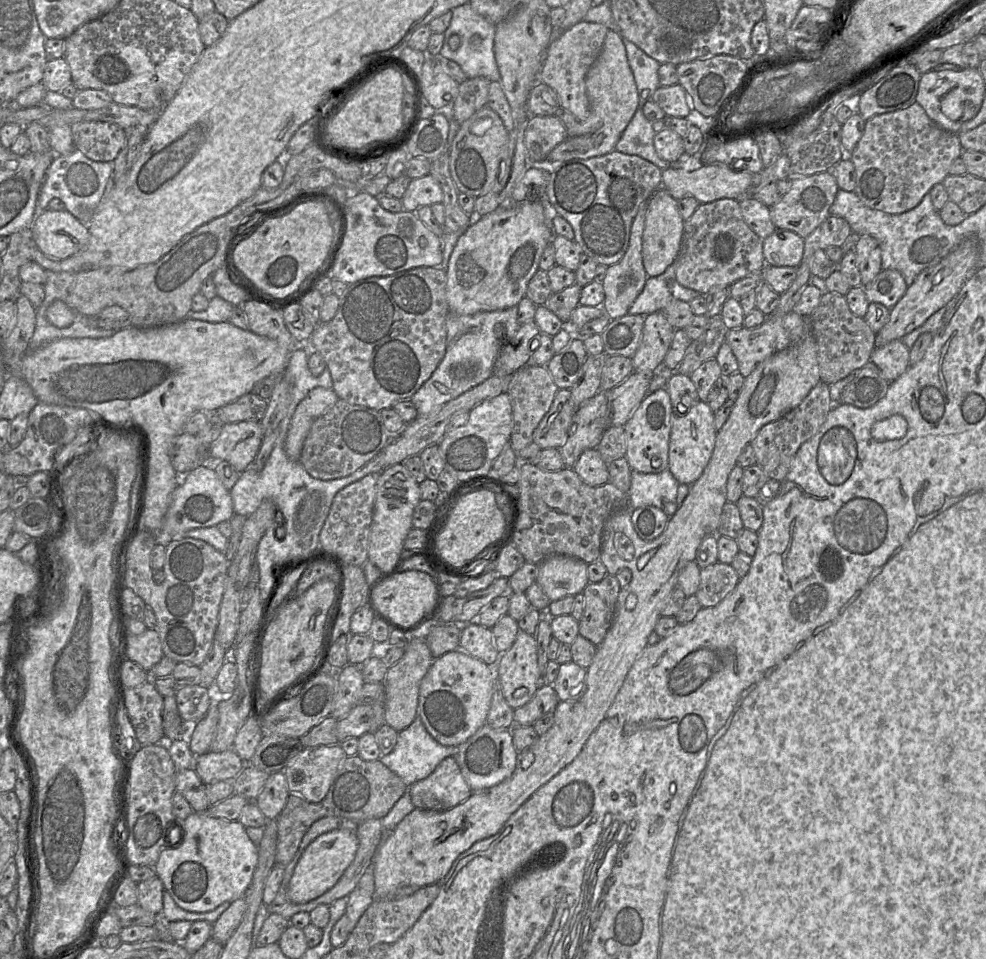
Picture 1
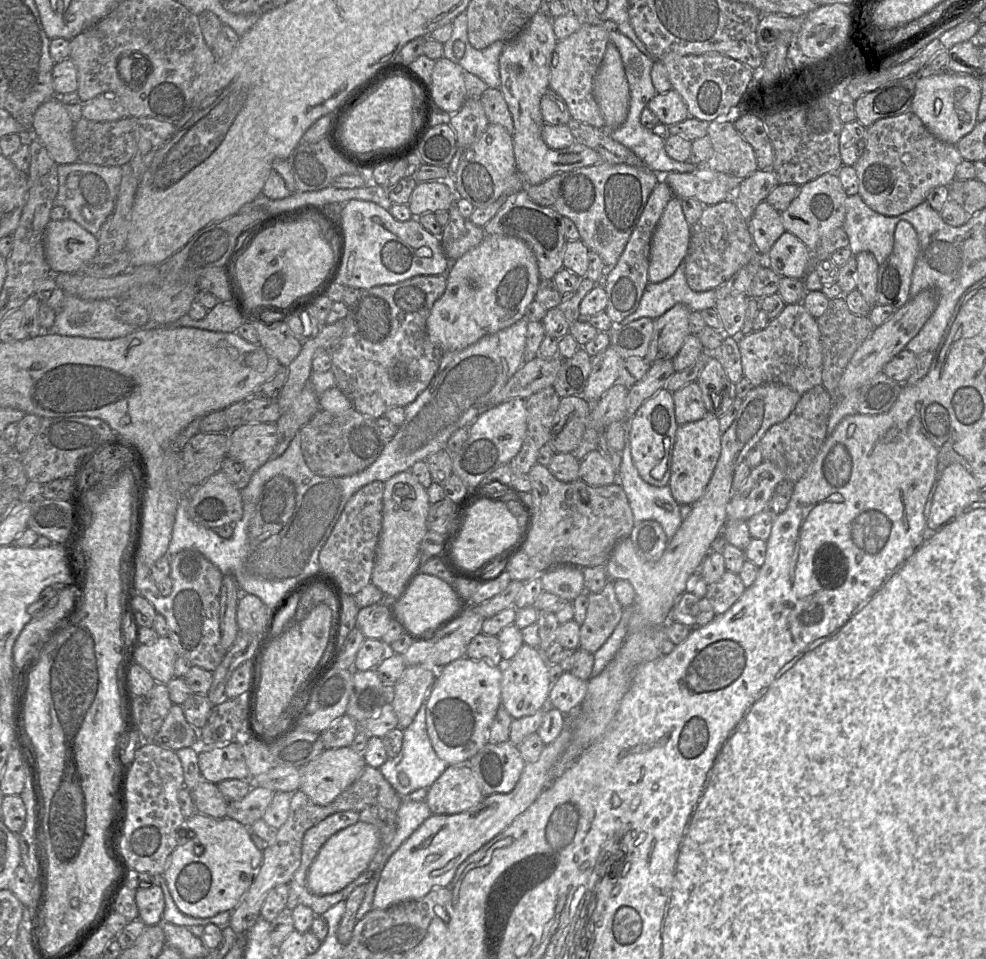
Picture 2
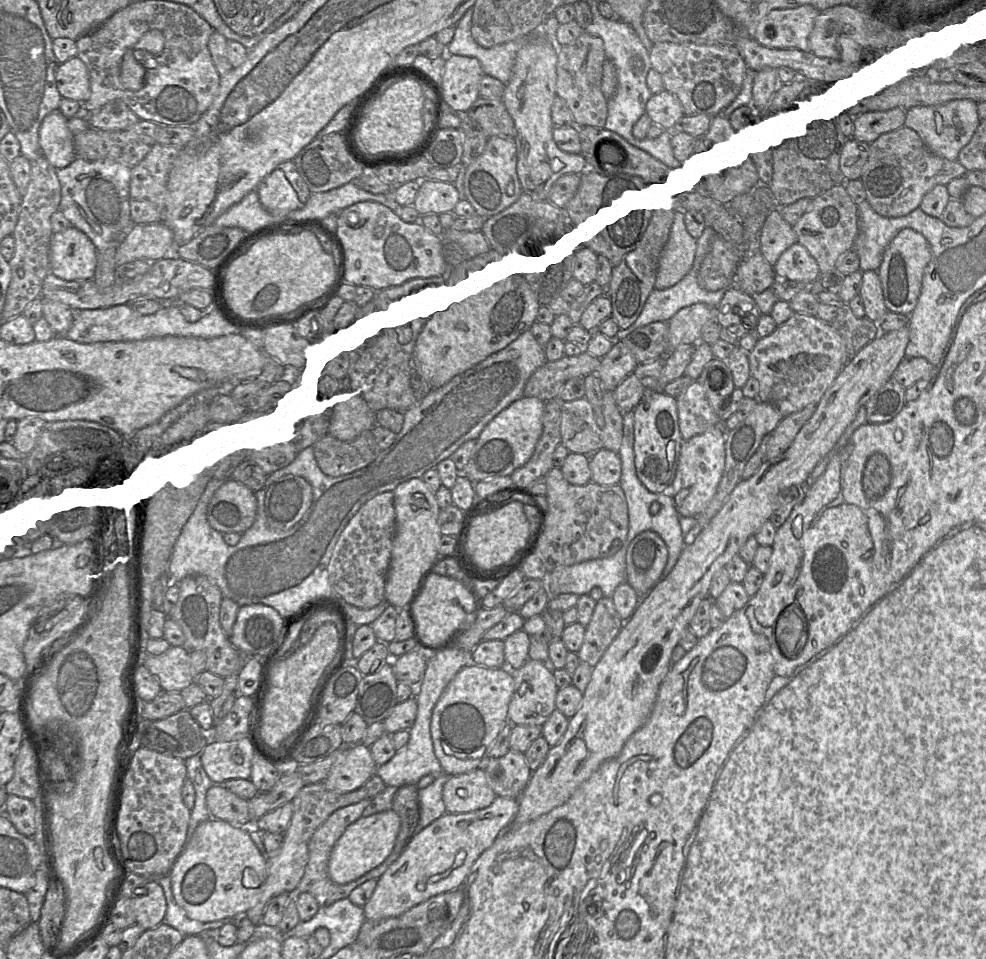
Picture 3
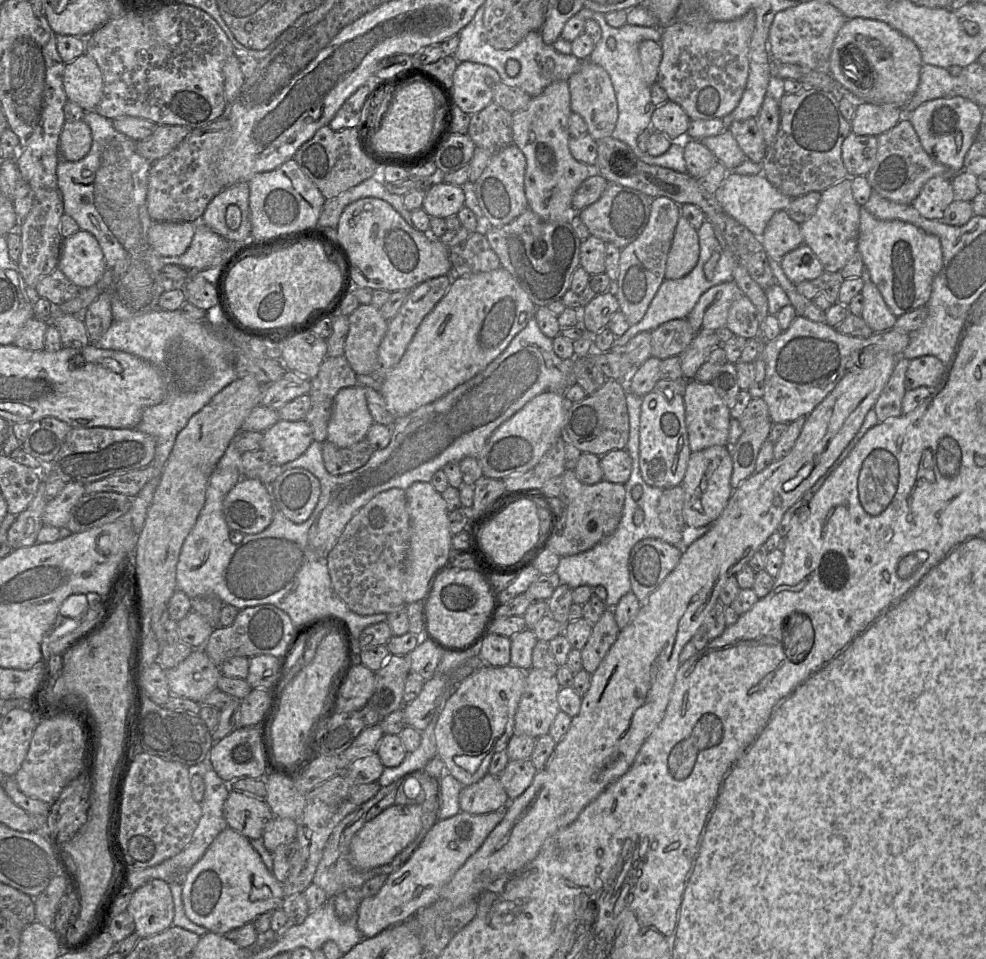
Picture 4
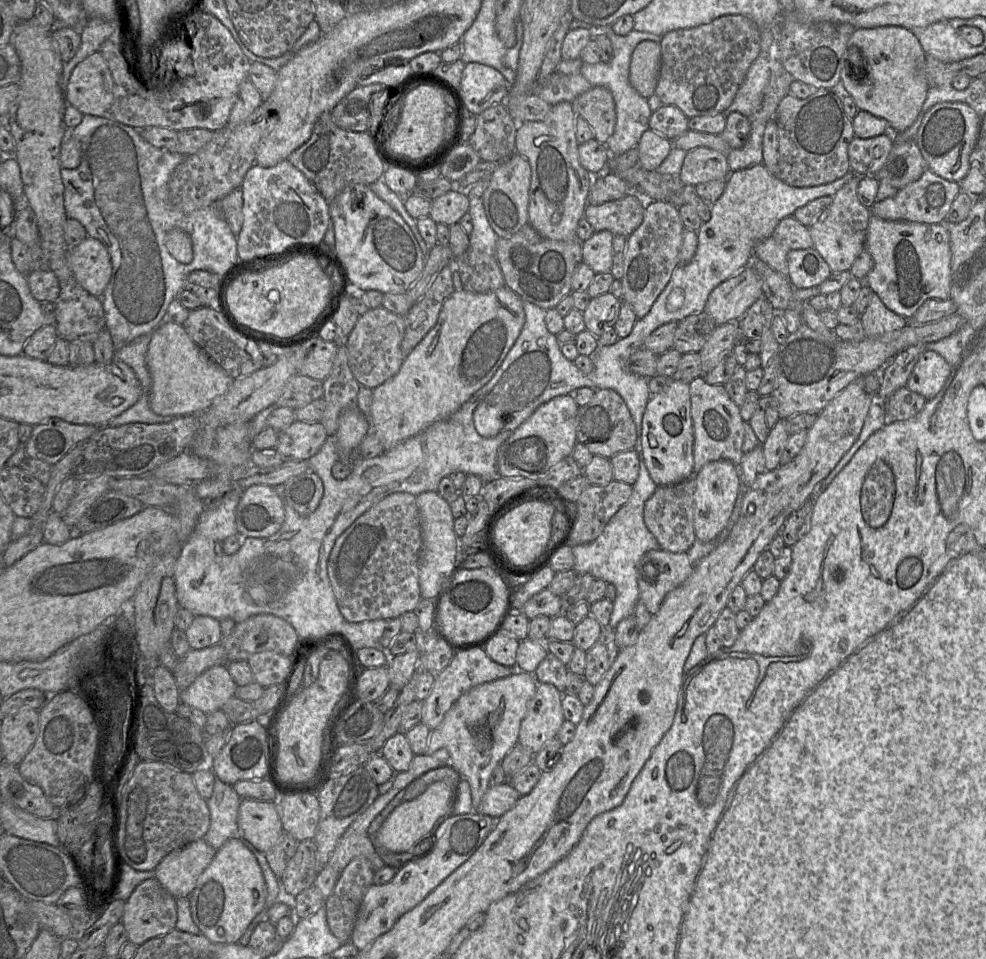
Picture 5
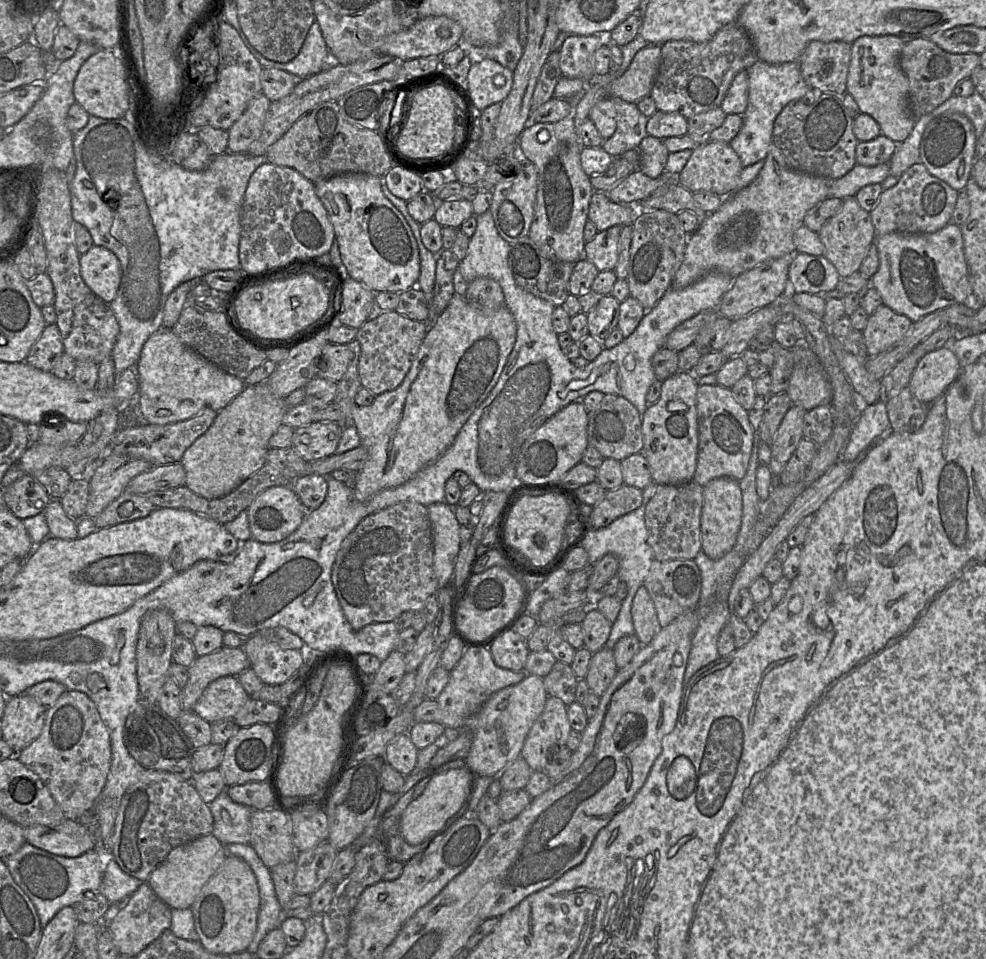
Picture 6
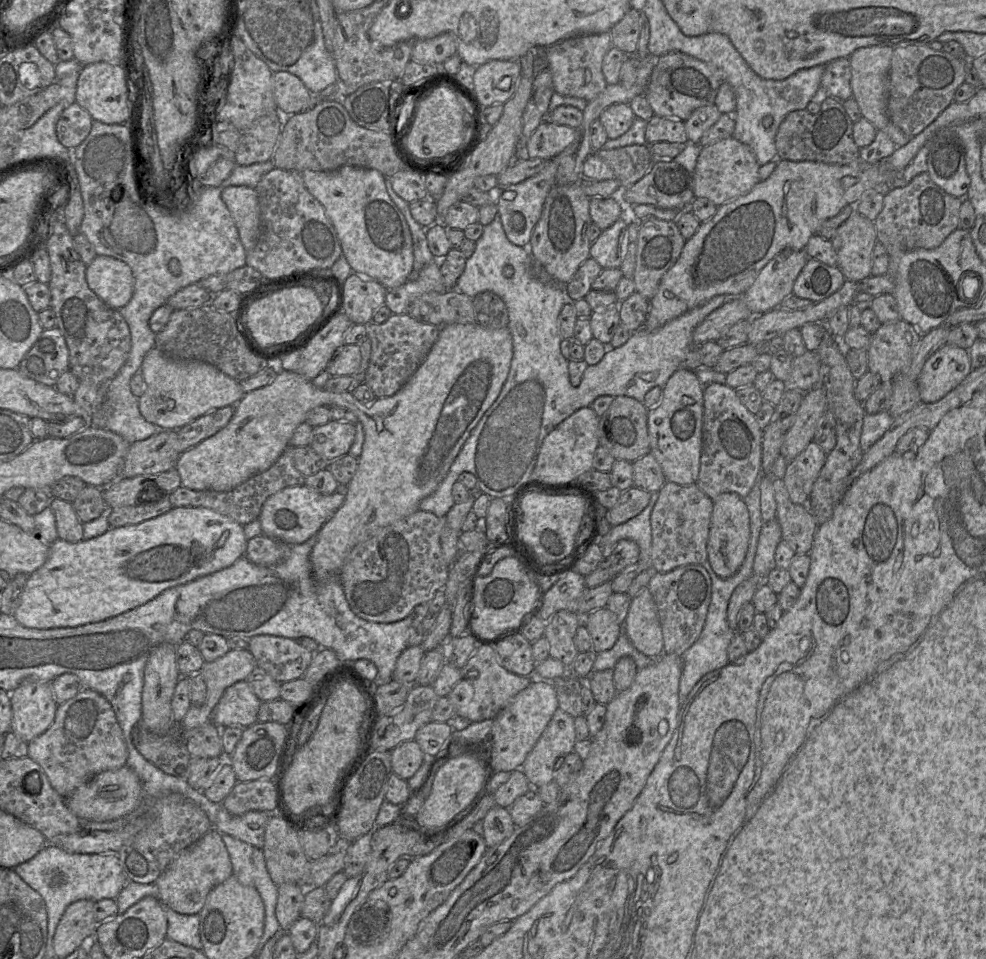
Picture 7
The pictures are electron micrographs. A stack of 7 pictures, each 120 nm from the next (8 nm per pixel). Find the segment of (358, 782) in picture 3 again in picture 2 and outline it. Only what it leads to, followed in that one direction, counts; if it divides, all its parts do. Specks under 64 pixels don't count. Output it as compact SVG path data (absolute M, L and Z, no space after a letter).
M351 746L326 749L299 768L299 790L315 804L327 805L359 778L366 765L363 754Z

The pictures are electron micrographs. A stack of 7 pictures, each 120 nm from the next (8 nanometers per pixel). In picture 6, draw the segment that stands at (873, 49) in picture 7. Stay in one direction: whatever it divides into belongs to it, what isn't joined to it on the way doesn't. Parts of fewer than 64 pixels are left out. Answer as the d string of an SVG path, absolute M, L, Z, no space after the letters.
M865 35L856 39L851 44L851 58L850 58L847 83L846 83L846 91L848 94L850 94L853 97L854 101L856 102L856 104L860 109L860 112L871 116L879 124L881 133L884 136L891 139L894 143L902 143L903 141L905 141L906 138L910 135L915 124L915 119L912 117L908 107L909 81L899 65L899 58L904 44L905 44L905 40L895 35L884 35L884 36Z

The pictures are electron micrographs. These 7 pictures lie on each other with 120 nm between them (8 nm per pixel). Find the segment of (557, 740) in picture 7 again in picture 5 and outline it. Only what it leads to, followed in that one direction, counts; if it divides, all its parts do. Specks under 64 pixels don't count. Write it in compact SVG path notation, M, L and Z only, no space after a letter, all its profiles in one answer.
M538 682L534 697L528 702L521 722L518 743L536 754L545 742L556 738L565 721L563 693L555 686Z

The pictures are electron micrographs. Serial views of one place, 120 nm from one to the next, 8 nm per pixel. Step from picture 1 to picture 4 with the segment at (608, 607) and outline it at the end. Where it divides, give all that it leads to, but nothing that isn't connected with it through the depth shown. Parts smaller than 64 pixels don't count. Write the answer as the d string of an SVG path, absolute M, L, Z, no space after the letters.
M606 609L599 621L593 625L591 635L581 650L582 666L590 675L597 670L620 631L614 613Z

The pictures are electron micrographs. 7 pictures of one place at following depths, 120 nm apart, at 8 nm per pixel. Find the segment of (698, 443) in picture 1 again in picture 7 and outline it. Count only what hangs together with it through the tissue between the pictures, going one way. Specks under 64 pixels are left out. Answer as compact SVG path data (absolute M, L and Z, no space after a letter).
M723 493L713 500L707 542L708 561L721 578L729 578L742 565L750 540L750 517L744 500L735 493Z

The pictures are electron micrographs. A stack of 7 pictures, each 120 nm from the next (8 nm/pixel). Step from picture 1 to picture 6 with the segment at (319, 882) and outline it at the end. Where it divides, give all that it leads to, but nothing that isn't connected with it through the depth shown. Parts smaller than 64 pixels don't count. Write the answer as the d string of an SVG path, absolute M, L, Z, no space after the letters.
M465 768L448 769L432 776L424 791L404 810L400 820L400 832L404 840L411 845L418 845L429 834L441 828L468 801L473 787L473 776Z

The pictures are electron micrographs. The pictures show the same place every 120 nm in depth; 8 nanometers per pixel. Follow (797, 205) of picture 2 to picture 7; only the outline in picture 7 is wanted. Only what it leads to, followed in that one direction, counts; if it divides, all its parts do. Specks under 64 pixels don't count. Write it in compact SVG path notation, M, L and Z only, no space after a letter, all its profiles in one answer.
M857 211L849 216L830 240L837 255L837 267L846 280L860 282L871 275L872 252L877 242L874 223Z

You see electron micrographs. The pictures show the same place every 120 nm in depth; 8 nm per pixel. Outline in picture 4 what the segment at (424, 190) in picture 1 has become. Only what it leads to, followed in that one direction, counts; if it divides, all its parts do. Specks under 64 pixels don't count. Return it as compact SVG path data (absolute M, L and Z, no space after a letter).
M437 178L426 190L422 209L430 218L446 219L457 216L464 203L465 196L461 186L446 184Z

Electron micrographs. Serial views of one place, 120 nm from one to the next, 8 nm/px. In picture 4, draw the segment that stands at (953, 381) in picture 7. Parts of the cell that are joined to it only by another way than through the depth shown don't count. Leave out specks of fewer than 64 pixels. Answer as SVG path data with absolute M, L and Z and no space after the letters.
M926 355L910 360L905 375L905 389L913 390L919 387L933 389L944 379L946 368L935 356Z

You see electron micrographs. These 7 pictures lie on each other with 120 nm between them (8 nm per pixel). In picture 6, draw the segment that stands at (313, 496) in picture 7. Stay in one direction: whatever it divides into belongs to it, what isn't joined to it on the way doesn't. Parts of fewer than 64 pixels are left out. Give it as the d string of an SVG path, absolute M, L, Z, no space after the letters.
M291 486L261 492L246 509L252 538L262 543L284 540L302 523L307 510Z

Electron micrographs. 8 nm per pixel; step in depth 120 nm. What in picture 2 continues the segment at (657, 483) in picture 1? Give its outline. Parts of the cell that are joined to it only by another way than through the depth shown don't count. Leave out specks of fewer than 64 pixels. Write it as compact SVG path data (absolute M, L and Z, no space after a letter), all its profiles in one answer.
M629 420L624 421L625 423L625 446L621 455L621 465L618 473L618 483L624 489L626 496L628 498L632 513L634 523L638 523L644 520L654 520L658 522L666 537L671 539L677 532L678 528L682 523L682 516L680 514L680 506L676 500L672 497L670 487L656 487L645 482L639 475L637 468L635 467L631 449L630 449L630 439L629 439Z

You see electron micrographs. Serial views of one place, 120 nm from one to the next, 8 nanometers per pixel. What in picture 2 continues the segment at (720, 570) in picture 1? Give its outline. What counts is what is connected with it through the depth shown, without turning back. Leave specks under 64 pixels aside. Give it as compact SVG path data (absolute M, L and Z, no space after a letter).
M726 570L717 582L707 585L705 598L716 615L723 614L741 597L745 589L738 574Z

